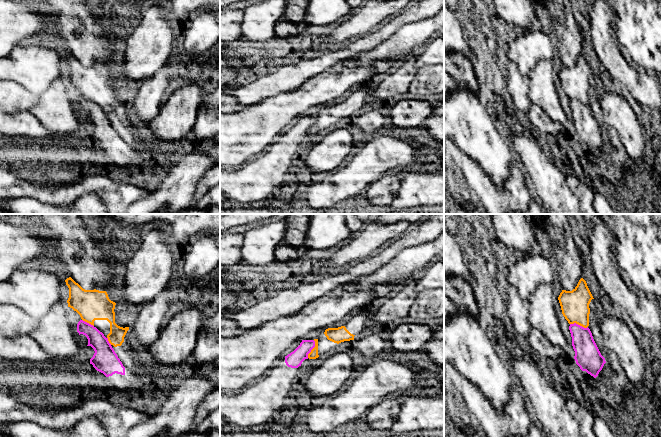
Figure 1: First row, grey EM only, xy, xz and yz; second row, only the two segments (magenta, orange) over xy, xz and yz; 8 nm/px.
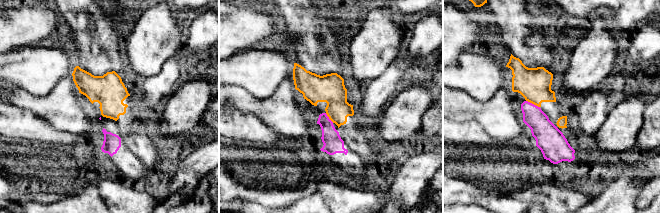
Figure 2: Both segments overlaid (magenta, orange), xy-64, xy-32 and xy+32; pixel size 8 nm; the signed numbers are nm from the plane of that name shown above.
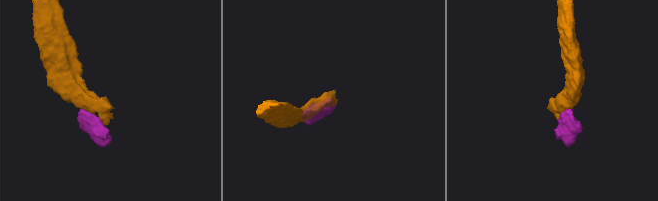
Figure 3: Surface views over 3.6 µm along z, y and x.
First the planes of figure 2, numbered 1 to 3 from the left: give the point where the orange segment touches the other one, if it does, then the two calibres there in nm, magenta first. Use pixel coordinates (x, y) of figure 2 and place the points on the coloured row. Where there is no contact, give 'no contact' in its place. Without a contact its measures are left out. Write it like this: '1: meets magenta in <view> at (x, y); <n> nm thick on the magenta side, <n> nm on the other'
1: no contact
2: meets magenta in xy-32 at (328, 118); 150 nm thick on the magenta side, 240 nm on the other
3: meets magenta in xy+32 at (533, 104); 190 nm thick on the magenta side, 280 nm on the other

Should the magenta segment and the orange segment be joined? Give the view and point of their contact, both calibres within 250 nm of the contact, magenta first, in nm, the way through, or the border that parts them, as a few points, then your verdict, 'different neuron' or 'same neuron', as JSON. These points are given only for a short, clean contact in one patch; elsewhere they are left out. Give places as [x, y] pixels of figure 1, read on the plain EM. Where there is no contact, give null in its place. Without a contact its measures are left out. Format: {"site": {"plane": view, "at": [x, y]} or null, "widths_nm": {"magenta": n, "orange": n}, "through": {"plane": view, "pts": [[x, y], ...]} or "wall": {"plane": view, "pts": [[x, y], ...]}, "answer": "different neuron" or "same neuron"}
{"site": {"plane": "xz", "at": [312, 124]}, "widths_nm": {"magenta": 120, "orange": 70}, "answer": "different neuron"}

